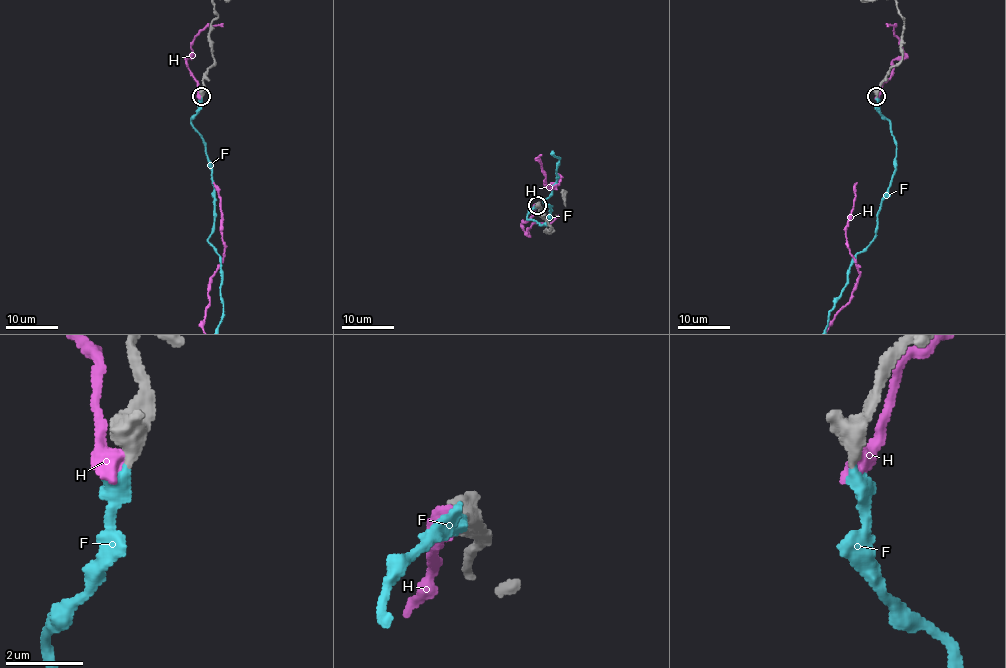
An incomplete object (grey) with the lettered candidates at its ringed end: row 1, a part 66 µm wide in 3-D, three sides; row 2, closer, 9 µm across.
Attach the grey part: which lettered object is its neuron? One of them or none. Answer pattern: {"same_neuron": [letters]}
{"same_neuron": ["F"]}

